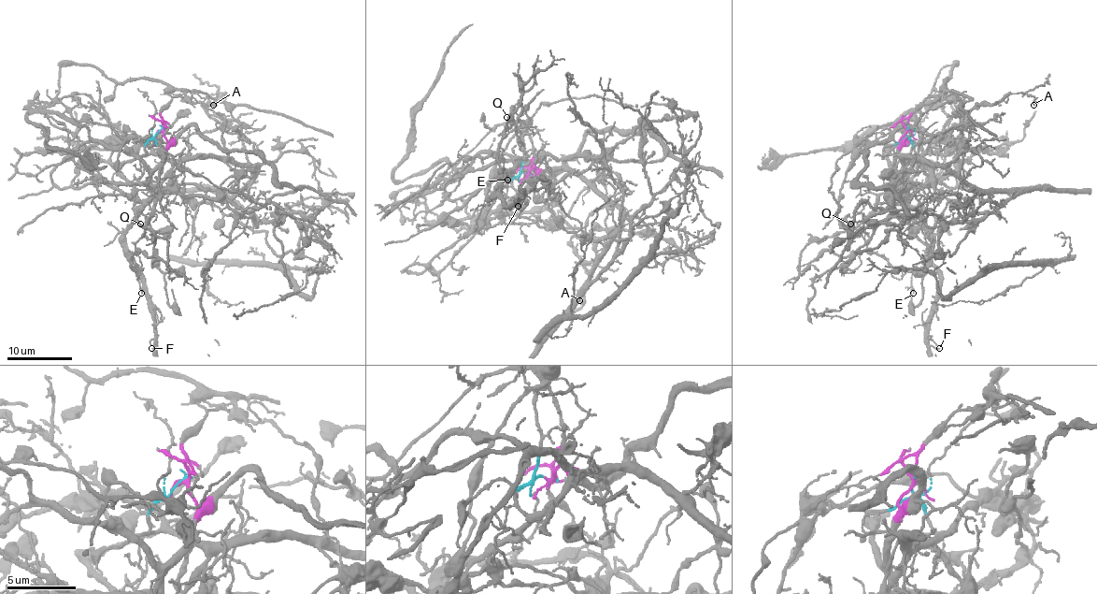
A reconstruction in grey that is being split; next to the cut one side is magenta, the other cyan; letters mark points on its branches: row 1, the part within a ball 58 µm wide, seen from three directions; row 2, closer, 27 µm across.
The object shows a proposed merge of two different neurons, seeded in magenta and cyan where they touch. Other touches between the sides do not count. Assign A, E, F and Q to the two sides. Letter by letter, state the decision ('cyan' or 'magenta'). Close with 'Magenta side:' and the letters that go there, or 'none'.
A: cyan
E: magenta
F: magenta
Q: magenta
Magenta side: E, F, Q

